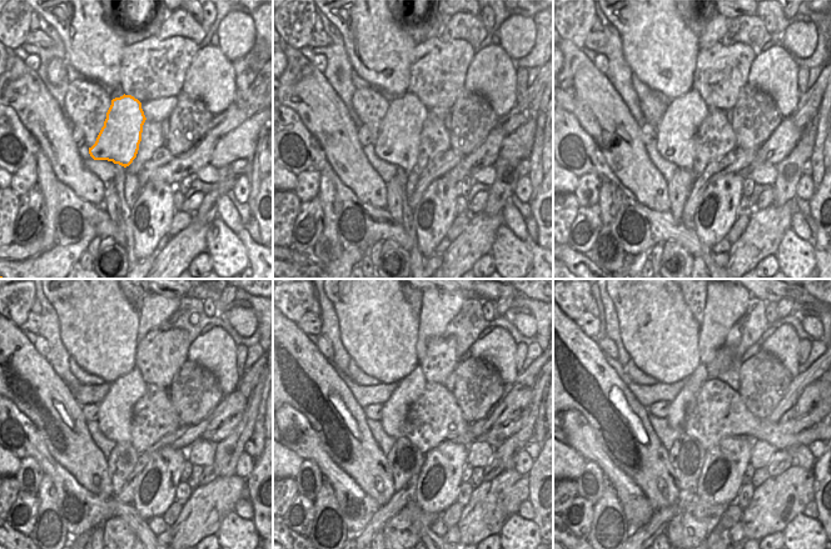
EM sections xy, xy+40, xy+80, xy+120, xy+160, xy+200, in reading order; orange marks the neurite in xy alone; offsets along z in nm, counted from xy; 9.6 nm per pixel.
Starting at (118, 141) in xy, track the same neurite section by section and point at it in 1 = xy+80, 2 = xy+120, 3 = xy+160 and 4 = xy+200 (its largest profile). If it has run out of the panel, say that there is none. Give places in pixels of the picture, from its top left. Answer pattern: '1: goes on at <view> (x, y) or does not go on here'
1: goes on at xy+80 (676, 131)
2: goes on at xy+120 (114, 417)
3: goes on at xy+160 (394, 412)
4: goes on at xy+200 (677, 407)

